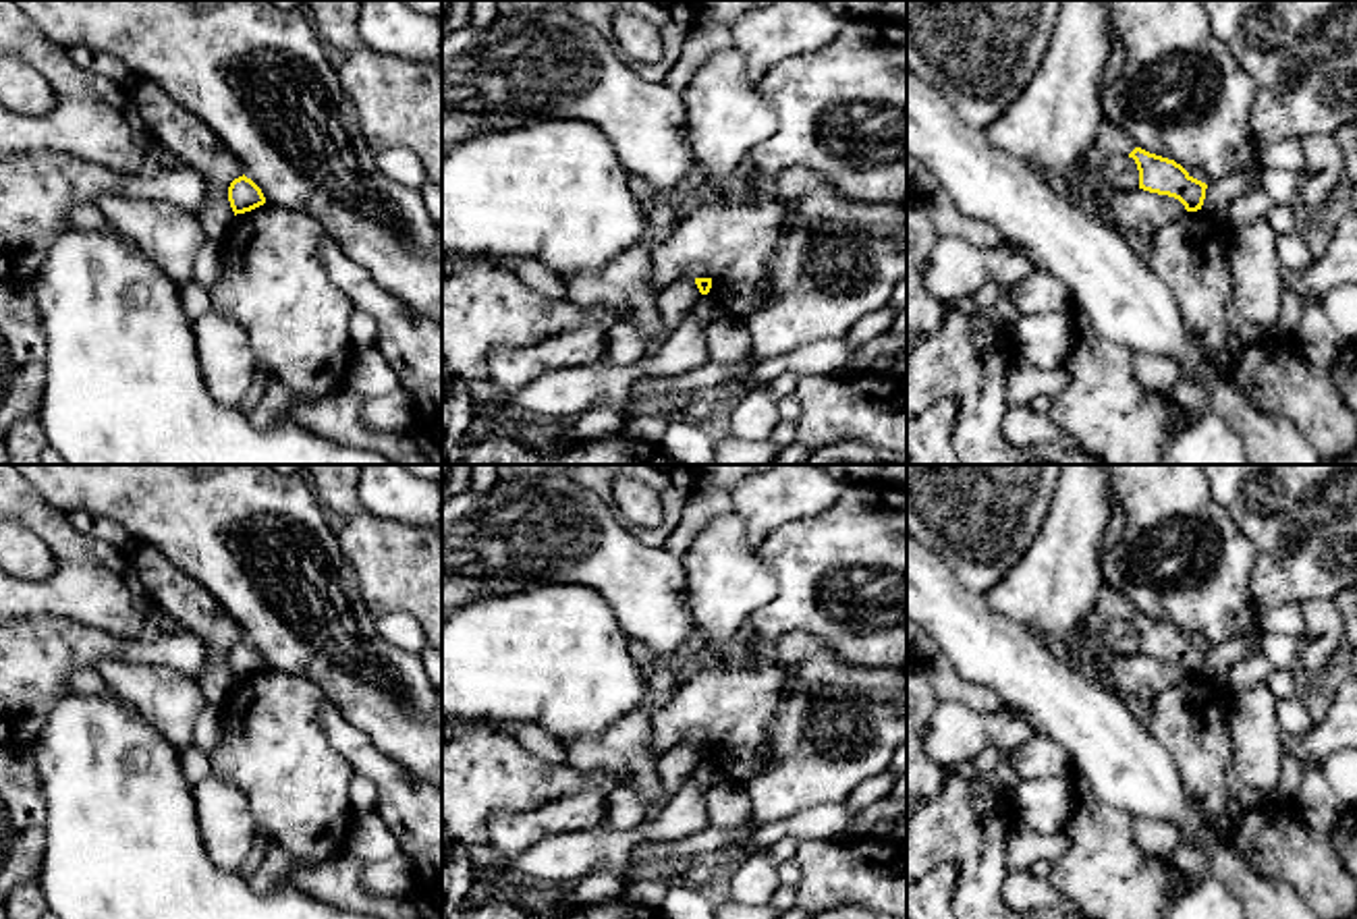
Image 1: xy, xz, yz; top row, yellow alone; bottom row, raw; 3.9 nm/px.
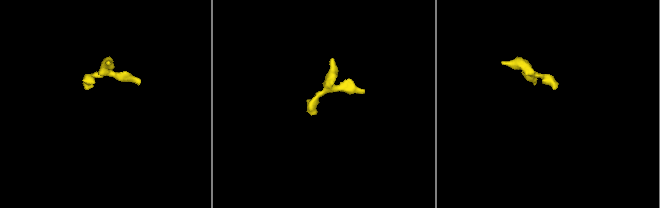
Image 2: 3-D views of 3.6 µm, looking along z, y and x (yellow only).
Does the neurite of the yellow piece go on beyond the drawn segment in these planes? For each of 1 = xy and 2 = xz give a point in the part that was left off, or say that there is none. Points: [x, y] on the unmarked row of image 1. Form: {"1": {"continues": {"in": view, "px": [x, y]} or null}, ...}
{"1": {"continues": null}, "2": {"continues": null}}

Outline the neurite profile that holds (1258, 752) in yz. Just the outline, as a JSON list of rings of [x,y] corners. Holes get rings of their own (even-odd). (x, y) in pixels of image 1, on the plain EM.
[[[1266,683],[1245,691],[1228,689],[1228,728],[1237,776],[1272,799],[1286,751],[1276,720],[1276,697]]]

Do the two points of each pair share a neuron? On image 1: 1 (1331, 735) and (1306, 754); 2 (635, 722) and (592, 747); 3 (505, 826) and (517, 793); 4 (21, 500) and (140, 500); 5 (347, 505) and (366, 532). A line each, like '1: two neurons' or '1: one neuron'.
1: one neuron
2: one neuron
3: two neurons
4: two neurons
5: two neurons

